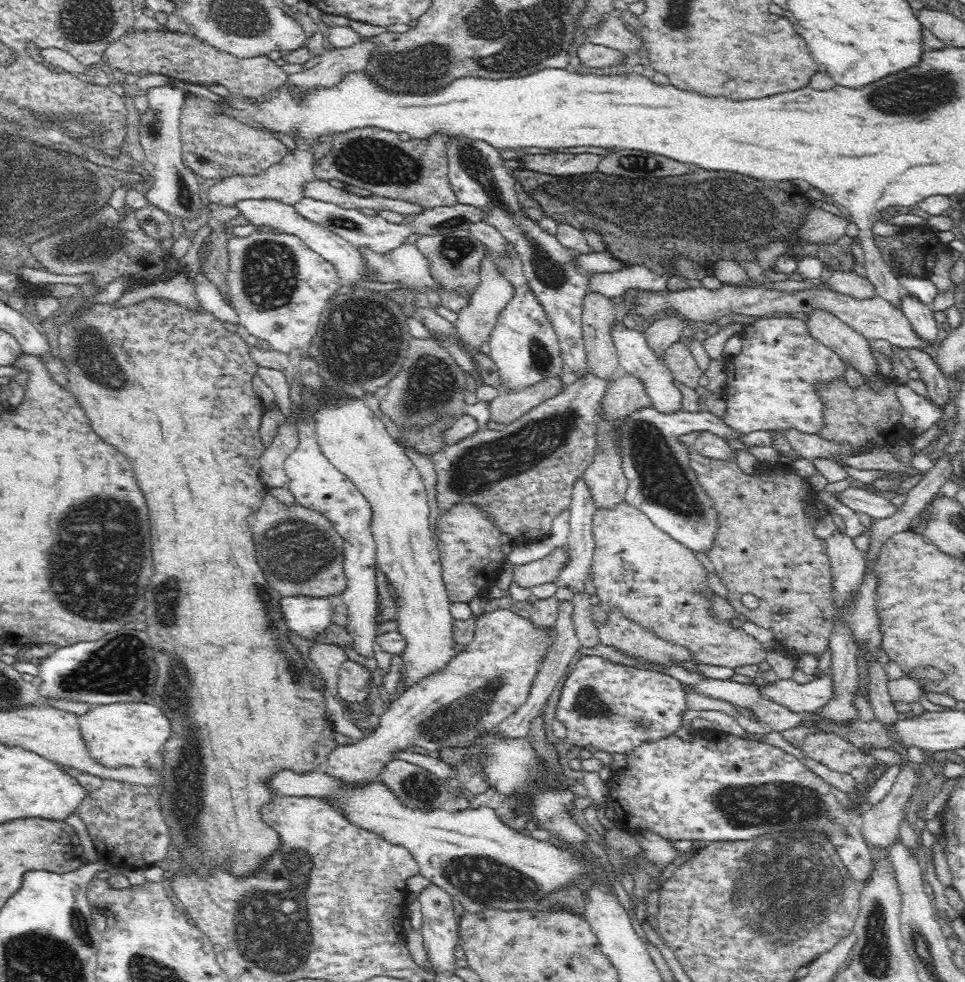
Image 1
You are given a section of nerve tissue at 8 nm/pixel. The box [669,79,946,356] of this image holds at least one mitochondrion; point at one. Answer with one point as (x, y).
(735, 188)

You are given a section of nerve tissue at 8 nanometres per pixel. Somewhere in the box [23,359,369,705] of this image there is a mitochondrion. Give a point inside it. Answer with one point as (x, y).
(84, 536)

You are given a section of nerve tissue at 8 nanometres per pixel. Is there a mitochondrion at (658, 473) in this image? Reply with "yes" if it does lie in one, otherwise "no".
yes

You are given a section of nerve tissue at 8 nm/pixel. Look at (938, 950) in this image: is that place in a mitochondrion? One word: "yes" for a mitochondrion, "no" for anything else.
no

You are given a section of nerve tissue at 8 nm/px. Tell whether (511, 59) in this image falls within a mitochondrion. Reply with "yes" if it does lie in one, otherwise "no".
yes

